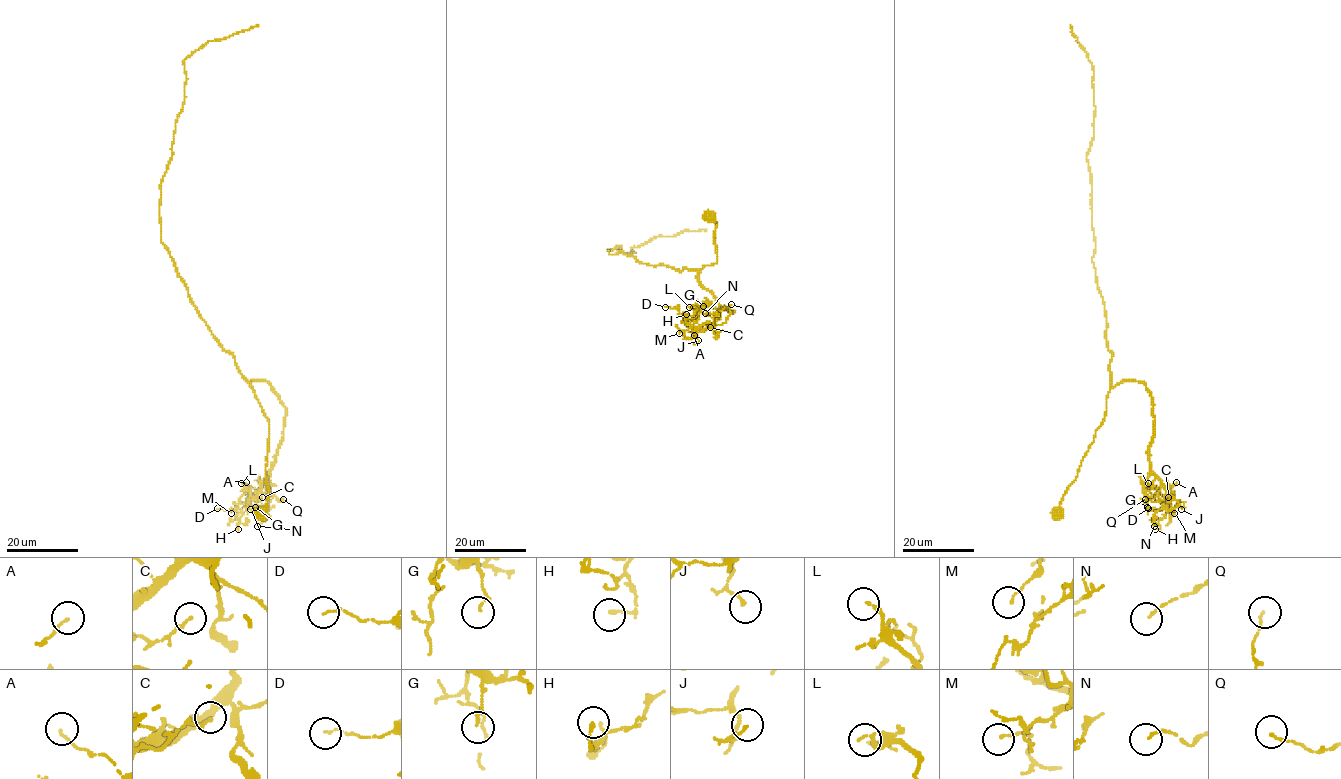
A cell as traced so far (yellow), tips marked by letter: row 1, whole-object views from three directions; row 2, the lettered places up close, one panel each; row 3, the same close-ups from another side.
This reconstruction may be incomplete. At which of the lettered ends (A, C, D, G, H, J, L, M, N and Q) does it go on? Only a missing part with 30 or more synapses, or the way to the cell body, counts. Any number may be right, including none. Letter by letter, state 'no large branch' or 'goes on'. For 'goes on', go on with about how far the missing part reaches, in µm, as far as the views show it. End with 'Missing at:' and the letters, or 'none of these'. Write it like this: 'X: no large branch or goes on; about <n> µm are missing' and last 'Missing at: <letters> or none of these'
A: no large branch
C: no large branch
D: no large branch
G: no large branch
H: no large branch
J: no large branch
L: no large branch
M: no large branch
N: no large branch
Q: no large branch
Missing at: none of these

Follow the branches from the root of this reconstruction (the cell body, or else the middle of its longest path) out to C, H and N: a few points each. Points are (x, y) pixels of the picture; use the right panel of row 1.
C: (1056, 512), (1105, 417), (1107, 393), (1124, 381), (1140, 381), (1150, 393), (1149, 462), (1173, 499), (1168, 497)
H: (1056, 512), (1105, 417), (1107, 393), (1136, 381), (1152, 404), (1150, 465), (1171, 495), (1155, 529)
N: (1056, 512), (1105, 417), (1107, 393), (1136, 381), (1152, 404), (1150, 465), (1171, 495), (1153, 515), (1154, 526)

